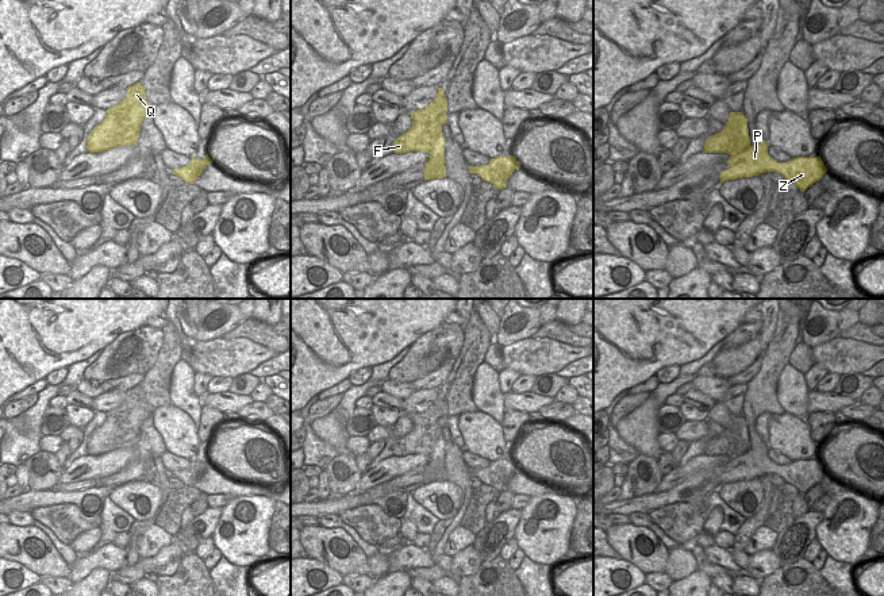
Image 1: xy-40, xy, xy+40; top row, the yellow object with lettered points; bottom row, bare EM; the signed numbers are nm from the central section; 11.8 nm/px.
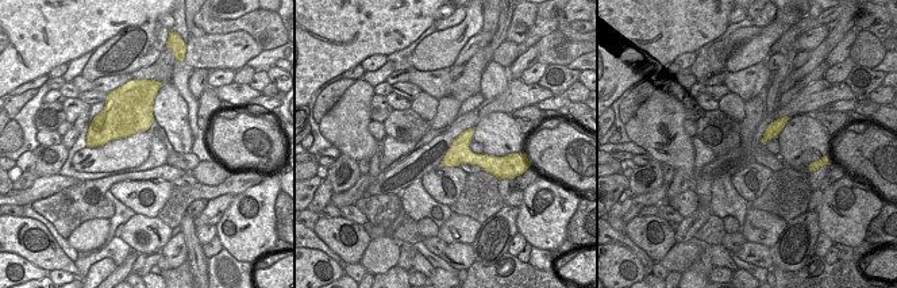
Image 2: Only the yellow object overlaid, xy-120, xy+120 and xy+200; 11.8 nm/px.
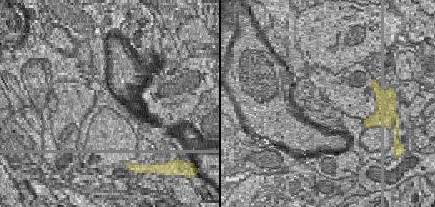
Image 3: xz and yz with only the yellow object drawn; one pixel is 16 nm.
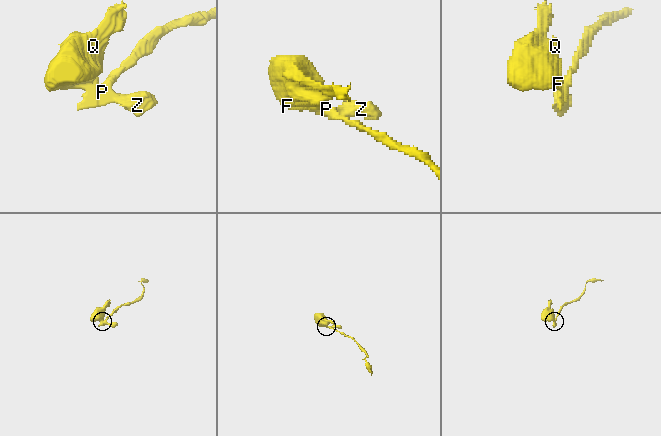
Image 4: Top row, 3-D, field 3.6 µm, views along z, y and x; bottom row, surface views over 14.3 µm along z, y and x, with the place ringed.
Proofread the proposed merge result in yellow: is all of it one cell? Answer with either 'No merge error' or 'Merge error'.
Merge error

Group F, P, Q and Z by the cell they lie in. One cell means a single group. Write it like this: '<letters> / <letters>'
F Q / P Z

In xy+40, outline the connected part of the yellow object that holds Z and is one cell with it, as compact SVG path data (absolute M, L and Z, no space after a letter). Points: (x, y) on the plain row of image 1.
M762 442L760 447L750 449L746 454L731 458L726 464L731 469L720 474L720 485L760 478L765 474L777 474L800 493L806 493L827 474L820 458L797 460L788 465L777 465L768 457L768 449L768 445Z

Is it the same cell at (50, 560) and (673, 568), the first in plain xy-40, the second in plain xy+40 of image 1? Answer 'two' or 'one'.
two

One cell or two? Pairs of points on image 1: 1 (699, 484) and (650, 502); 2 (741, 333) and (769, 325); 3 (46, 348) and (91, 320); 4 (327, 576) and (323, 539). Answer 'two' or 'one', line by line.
1: one
2: two
3: one
4: two

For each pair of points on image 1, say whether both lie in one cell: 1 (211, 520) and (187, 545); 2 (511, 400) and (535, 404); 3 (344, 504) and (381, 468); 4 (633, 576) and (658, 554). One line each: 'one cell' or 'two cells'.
1: one cell
2: one cell
3: two cells
4: two cells

